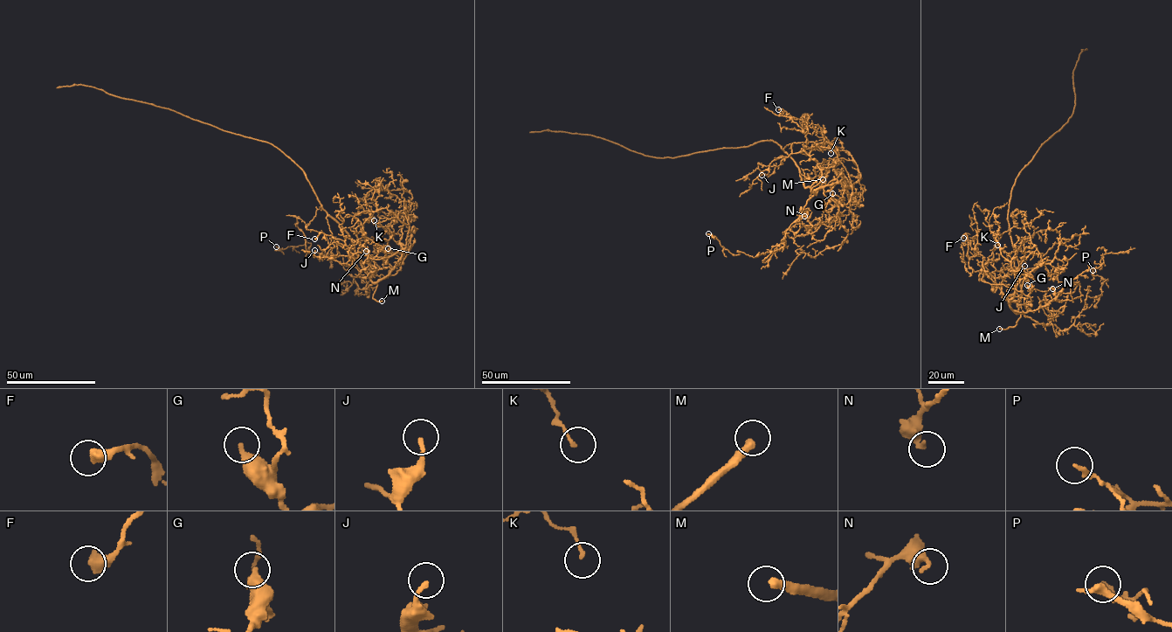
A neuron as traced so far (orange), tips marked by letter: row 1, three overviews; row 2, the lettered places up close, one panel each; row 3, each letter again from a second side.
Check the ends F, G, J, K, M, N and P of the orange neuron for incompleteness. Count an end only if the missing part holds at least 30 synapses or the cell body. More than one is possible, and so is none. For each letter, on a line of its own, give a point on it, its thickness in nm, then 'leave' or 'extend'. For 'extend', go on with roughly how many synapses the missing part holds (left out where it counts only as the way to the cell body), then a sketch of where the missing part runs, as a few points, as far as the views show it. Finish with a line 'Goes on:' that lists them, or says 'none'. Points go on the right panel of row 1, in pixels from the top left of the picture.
F: place (963, 238); calibre 480 nm; leave
G: place (1027, 285); calibre 320 nm; extend; 35 synapses
J: place (1024, 266); calibre 180 nm; extend; 30 synapses; course (1024, 266), (1028, 264), (1028, 258), (1023, 270)
K: place (997, 245); calibre 140 nm; leave
M: place (999, 329); calibre 340 nm; extend; course (999, 329), (976, 312)
N: place (1052, 288); calibre 360 nm; leave
P: place (1092, 270); calibre 170 nm; leave
Goes on: G, J, M

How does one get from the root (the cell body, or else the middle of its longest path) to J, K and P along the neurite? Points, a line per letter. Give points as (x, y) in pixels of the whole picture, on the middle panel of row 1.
J: (777, 144), (784, 151), (787, 145), (808, 142), (799, 152), (775, 158), (760, 173), (761, 175)
K: (777, 144), (812, 190), (838, 183), (846, 187), (860, 177), (847, 151), (832, 146), (830, 153)
P: (777, 144), (797, 167), (803, 185), (815, 190), (787, 230), (785, 241), (753, 257), (731, 253), (708, 233)

